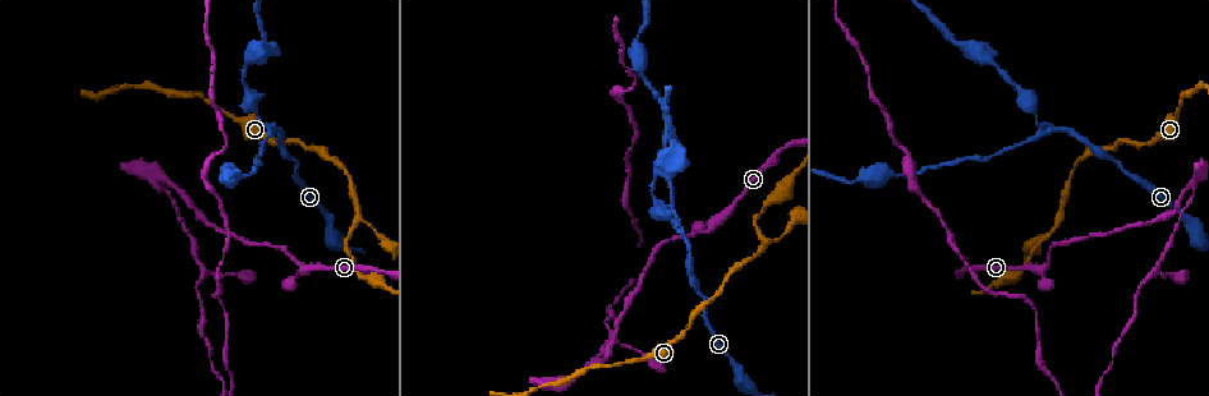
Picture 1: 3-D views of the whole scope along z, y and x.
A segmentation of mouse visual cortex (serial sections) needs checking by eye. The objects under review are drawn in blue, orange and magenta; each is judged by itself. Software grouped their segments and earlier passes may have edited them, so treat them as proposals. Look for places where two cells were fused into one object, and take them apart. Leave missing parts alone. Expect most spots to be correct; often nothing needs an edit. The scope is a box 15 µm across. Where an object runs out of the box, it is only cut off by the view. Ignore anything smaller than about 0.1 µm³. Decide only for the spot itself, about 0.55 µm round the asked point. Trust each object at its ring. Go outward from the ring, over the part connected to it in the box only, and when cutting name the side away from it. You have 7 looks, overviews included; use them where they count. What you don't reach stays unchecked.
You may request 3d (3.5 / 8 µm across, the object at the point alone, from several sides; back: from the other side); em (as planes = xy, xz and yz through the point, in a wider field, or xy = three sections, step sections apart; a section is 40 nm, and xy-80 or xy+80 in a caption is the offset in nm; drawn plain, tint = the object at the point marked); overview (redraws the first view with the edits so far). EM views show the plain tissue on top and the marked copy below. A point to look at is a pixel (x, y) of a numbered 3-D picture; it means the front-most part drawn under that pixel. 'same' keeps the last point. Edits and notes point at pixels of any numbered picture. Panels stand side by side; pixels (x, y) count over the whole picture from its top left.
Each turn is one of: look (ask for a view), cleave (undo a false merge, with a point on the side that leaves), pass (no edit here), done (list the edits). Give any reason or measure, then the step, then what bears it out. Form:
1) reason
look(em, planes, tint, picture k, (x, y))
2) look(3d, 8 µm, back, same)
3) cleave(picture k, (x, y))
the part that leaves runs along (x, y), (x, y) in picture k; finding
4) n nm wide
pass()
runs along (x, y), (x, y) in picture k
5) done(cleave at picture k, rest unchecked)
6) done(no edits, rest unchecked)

three arms meet
look(3d, 3.5 µm, picture 1, (1059, 217))

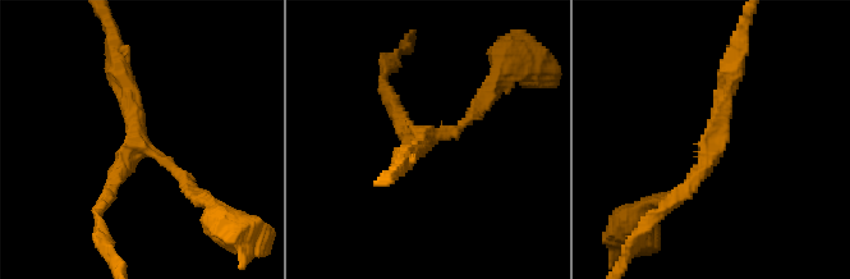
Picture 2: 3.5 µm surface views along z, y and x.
look(em, xy, step 2, tint, picture 2, (139, 143))

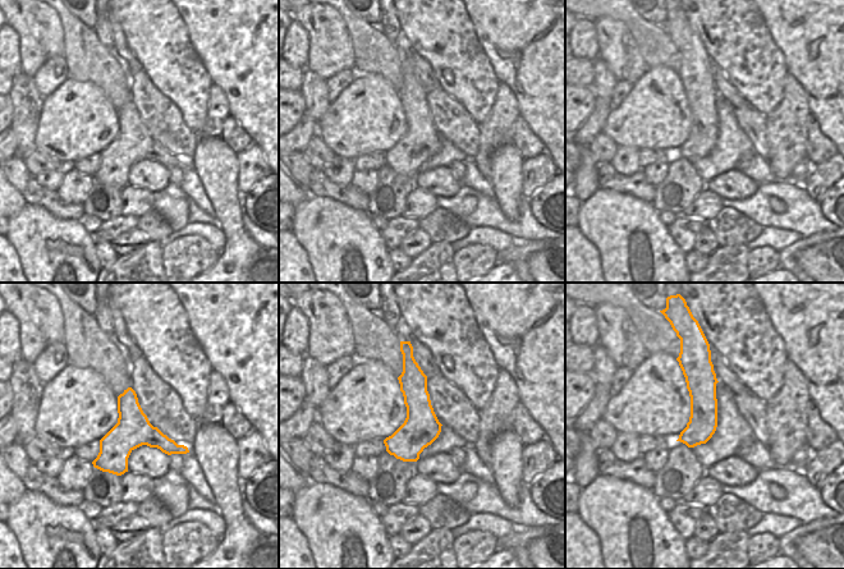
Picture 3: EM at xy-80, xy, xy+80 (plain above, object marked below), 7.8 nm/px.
another direction
look(em, xy, step 5, tint, same)

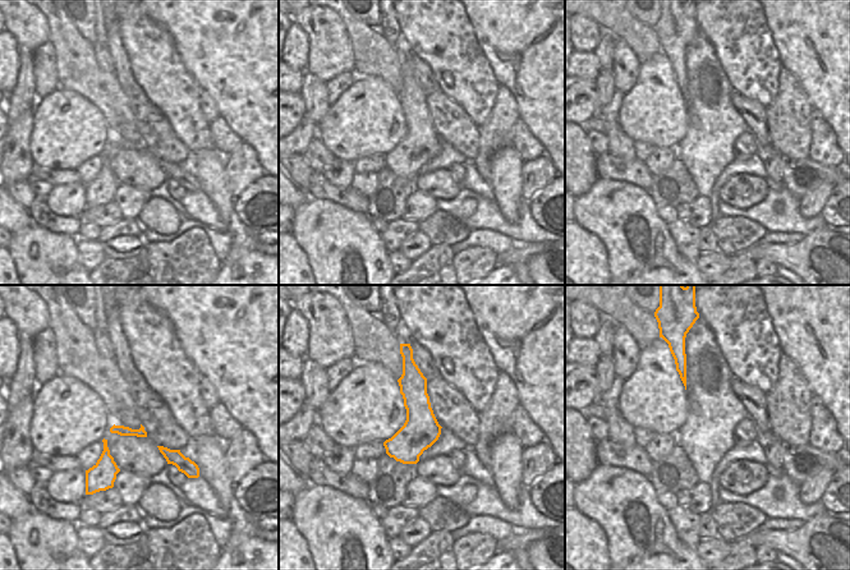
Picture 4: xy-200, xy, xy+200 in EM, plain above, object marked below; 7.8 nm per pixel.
pass()
runs along (407, 363), (414, 390), (413, 460) in picture 4; continuous, no second cell

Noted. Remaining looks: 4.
two arms in line, one across
look(3d, 3.5 µm, picture 1, (1043, 135))

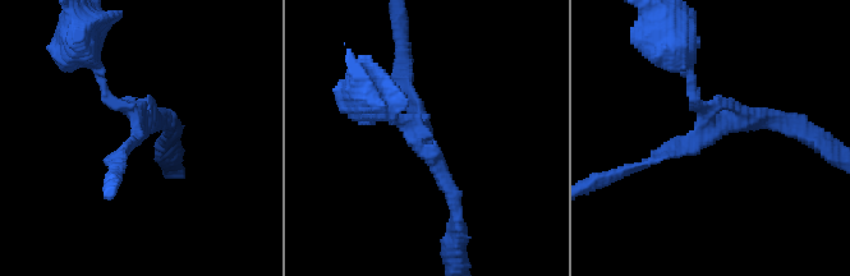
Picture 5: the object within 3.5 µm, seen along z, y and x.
3 arms; arms of 150, 150, 200 nm; now the EM
look(em, xy, step 3, tint, picture 5, (720, 134))

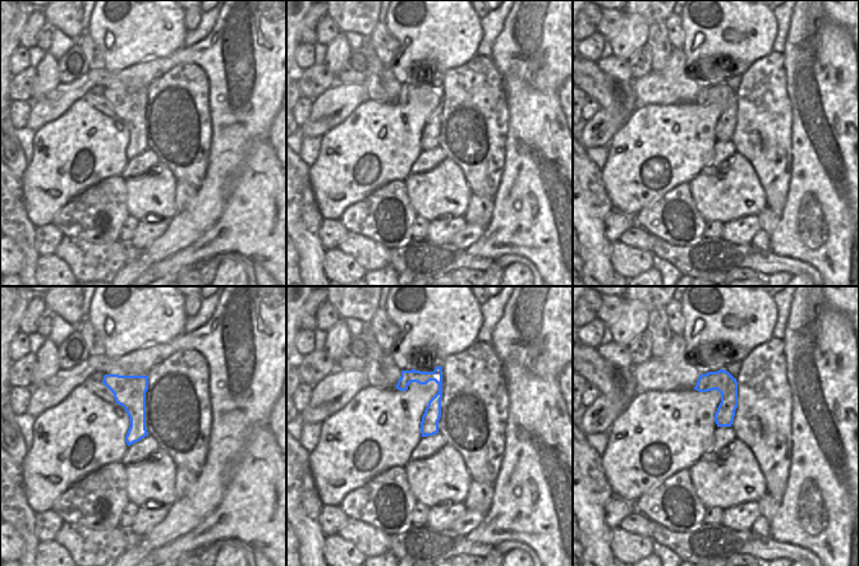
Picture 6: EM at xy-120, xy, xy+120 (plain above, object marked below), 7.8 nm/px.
pass()
runs along (404, 373), (440, 383), (430, 432) in picture 6; one cell here

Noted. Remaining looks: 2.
branch point
look(3d, 3.5 µm, picture 1, (662, 165))

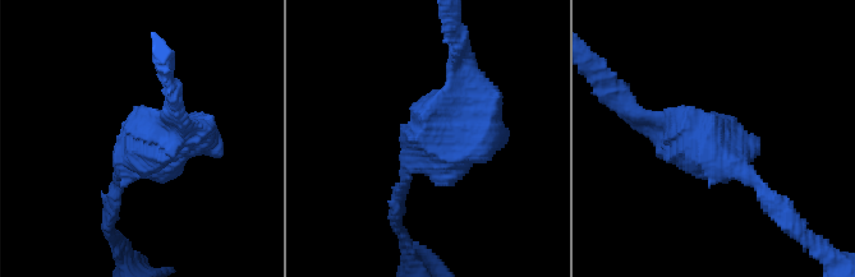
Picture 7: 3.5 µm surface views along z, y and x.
pass()
runs along (762, 188), (707, 141), (638, 121) in picture 7; one cell here

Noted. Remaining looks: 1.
done(no edits, rest unchecked)

